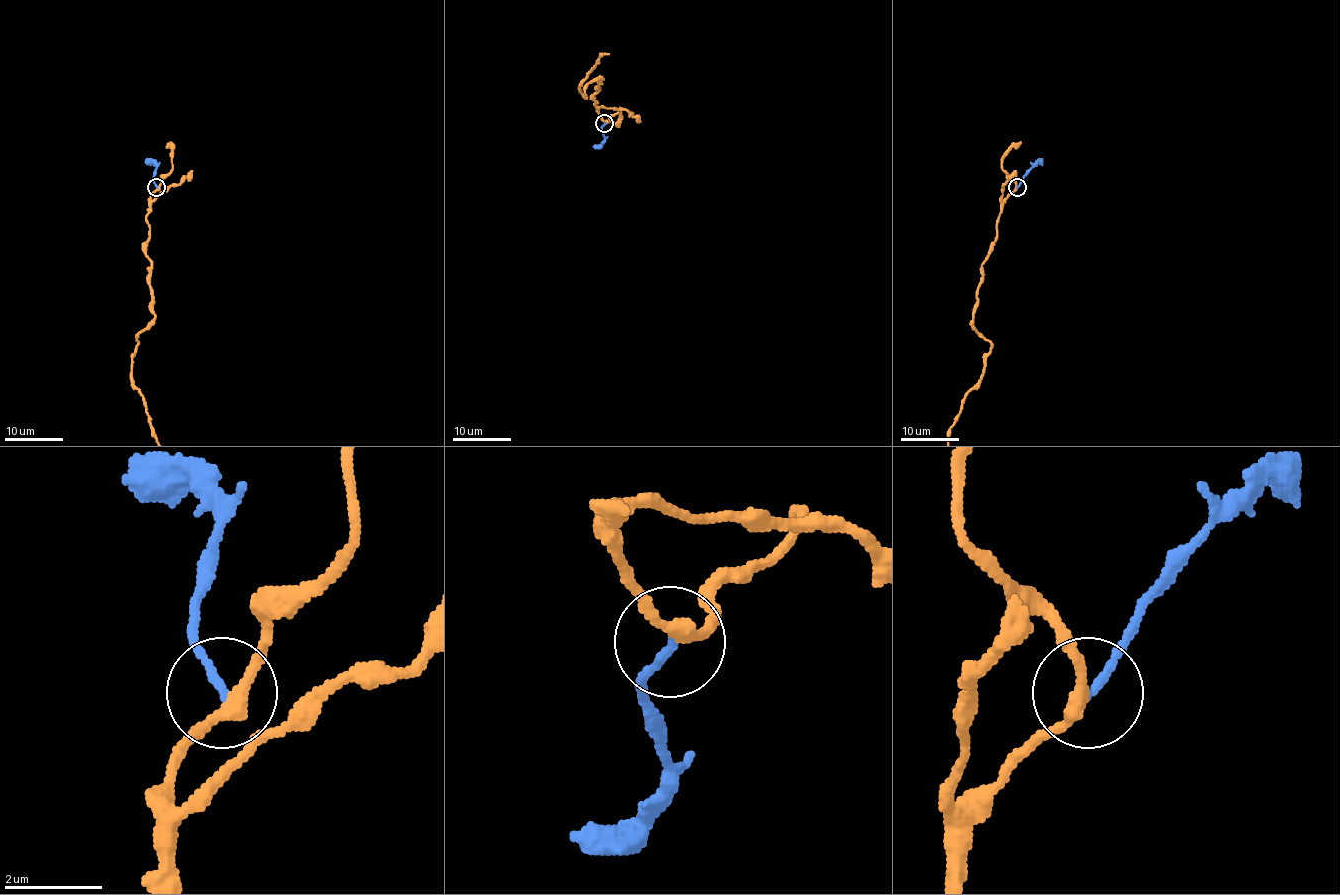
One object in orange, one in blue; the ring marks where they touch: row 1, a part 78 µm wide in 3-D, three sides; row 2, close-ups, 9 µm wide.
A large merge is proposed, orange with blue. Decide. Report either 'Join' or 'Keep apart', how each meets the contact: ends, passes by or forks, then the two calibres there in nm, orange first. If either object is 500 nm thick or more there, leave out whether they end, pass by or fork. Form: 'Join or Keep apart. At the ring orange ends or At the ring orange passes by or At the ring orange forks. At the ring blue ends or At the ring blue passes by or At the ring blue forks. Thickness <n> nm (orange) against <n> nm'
Keep apart. At the ring orange passes by. At the ring blue ends. Thickness 260 nm (orange) against 170 nm

